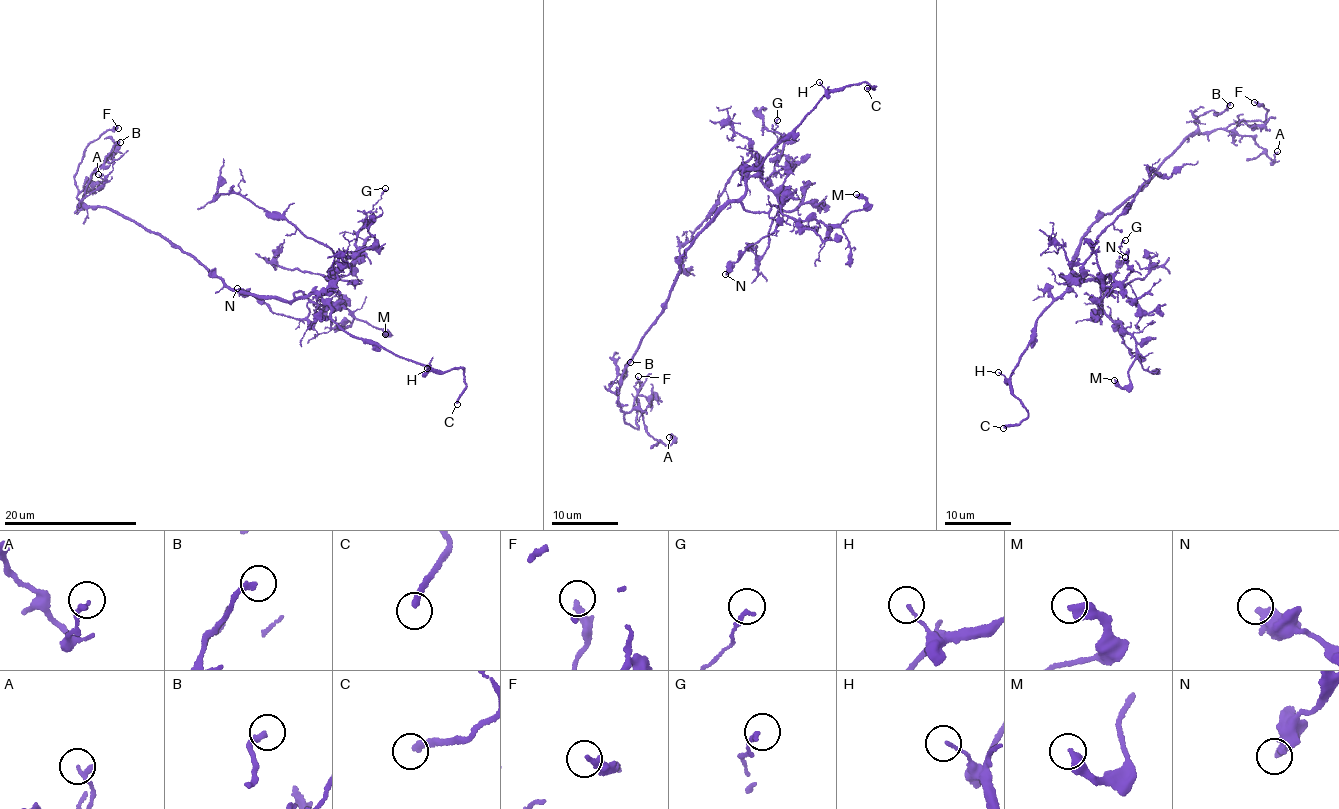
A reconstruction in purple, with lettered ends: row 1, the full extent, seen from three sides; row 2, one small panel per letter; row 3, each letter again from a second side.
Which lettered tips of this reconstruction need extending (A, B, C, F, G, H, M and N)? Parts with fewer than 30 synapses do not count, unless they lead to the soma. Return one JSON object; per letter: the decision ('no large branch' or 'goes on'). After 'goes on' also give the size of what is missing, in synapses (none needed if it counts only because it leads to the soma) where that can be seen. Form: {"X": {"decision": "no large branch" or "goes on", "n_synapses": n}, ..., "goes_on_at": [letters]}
{"A": {"decision": "no large branch"}, "B": {"decision": "no large branch"}, "C": {"decision": "goes on"}, "F": {"decision": "no large branch"}, "G": {"decision": "no large branch"}, "H": {"decision": "no large branch"}, "M": {"decision": "no large branch"}, "N": {"decision": "no large branch"}, "goes_on_at": ["C"]}

